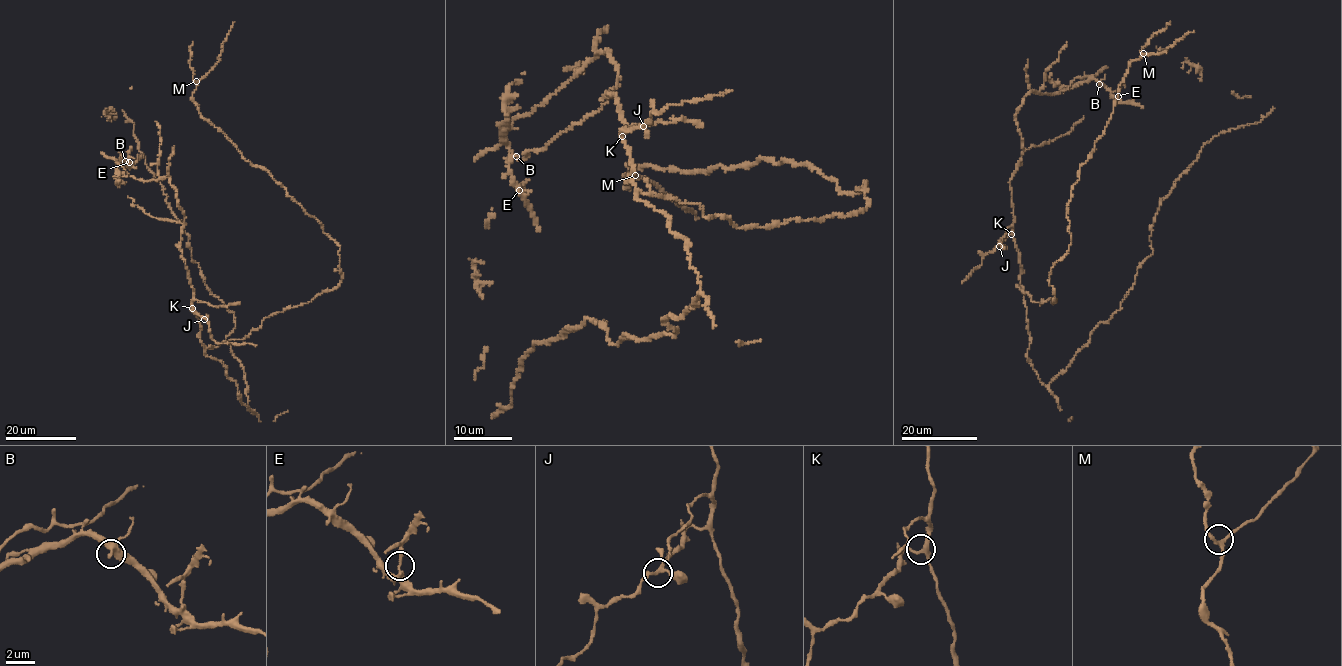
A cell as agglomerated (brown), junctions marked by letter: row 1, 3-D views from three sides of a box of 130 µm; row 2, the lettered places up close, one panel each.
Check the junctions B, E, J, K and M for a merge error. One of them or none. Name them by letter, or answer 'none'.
E

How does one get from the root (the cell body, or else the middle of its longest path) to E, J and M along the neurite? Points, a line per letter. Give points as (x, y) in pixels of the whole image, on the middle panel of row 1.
E: (662, 211), (635, 197), (627, 127), (615, 93), (608, 95), (619, 75), (608, 50), (504, 132), (519, 190)
J: (662, 211), (637, 199), (636, 188), (630, 178), (633, 165), (622, 131), (643, 125)
M: (662, 211), (637, 193), (743, 228), (851, 215), (868, 185), (840, 193), (806, 163), (763, 158), (635, 175)

